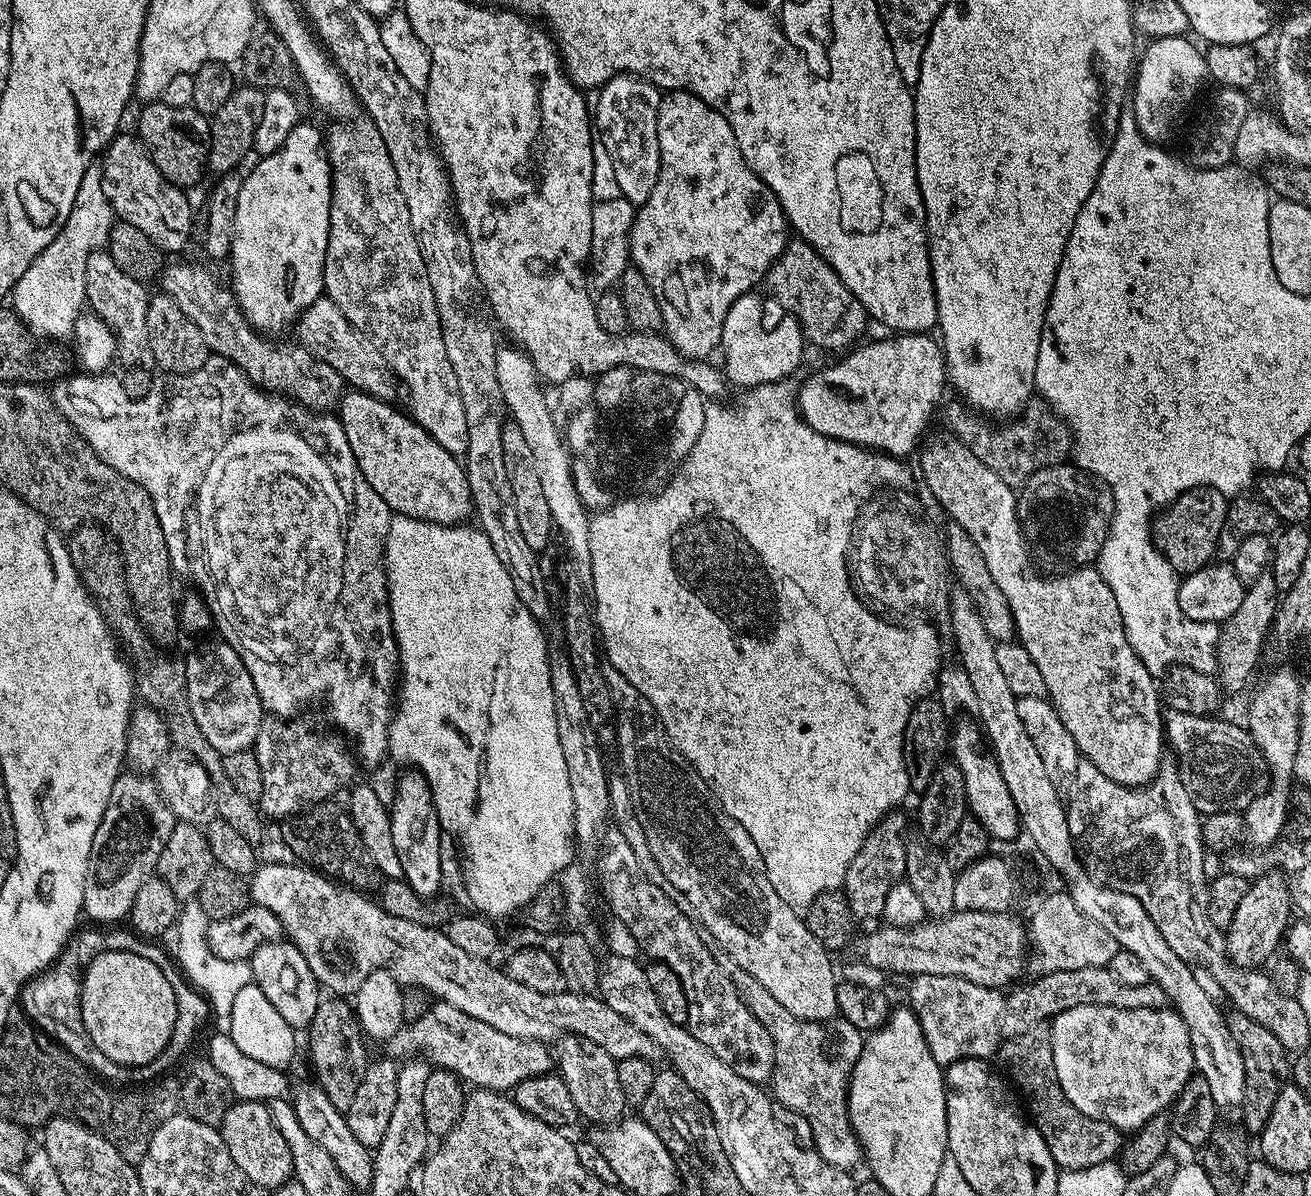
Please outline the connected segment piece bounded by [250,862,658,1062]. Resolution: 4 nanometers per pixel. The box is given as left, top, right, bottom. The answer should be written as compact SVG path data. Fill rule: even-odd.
M261 863L250 877L250 896L255 903L268 908L282 922L287 937L306 958L321 989L337 997L348 998L356 993L362 982L366 982L371 972L385 968L402 986L424 988L429 997L435 998L439 1003L454 1006L462 1010L462 1014L470 1014L470 1018L478 1018L478 1022L486 1022L486 1026L494 1026L494 1030L502 1030L502 1034L510 1034L519 1040L556 1042L561 1036L571 1034L602 1046L606 1054L610 1054L617 1061L635 1056L651 1062L656 1060L658 1049L651 1038L638 1030L638 1026L634 1026L631 1020L610 1010L610 1006L606 1006L599 995L579 996L567 990L538 994L538 990L530 990L530 986L522 982L514 982L514 978L510 978L503 967L495 968L495 963L470 958L470 954L464 953L458 946L454 946L454 942L450 942L447 931L392 917L375 899L367 900L364 897L367 895L351 887L341 886L315 867L295 863Z

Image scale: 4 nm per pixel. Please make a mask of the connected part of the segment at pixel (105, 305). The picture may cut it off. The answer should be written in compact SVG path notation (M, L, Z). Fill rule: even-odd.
M106 250L92 252L86 262L84 275L87 307L102 317L116 333L116 350L121 361L128 366L148 366L153 363L150 350L150 334L146 334L146 312L150 292L139 280L130 278L118 266L114 266L114 258Z

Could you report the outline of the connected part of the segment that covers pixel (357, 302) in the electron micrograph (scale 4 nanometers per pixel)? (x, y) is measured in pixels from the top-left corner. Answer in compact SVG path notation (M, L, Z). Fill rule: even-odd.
M367 118L357 119L355 122L336 122L332 124L332 129L326 132L326 147L328 150L328 165L332 167L332 201L330 202L330 230L328 231L328 253L326 254L326 262L324 263L324 290L327 299L334 302L334 306L338 306L338 310L342 310L342 314L346 314L346 318L355 328L364 336L367 336L373 348L380 354L380 359L384 361L389 373L397 381L404 383L404 388L408 391L407 411L418 426L425 428L434 438L434 442L438 442L438 446L442 446L450 451L457 458L463 457L468 450L468 435L466 434L466 410L462 410L462 394L458 394L458 378L454 378L454 366L450 366L450 358L446 358L446 346L442 342L442 326L438 318L438 306L434 302L434 290L430 290L430 278L426 274L426 262L422 262L422 254L418 250L418 242L414 238L414 230L410 226L410 210L406 210L406 198L402 198L402 190L398 190L398 174L394 174L394 162L390 162L390 154L386 150L386 142L382 142L382 134L378 134L378 126L372 120Z

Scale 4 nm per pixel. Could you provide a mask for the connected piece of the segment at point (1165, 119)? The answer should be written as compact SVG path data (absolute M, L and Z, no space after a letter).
M1182 35L1154 40L1147 45L1149 48L1145 52L1143 49L1139 53L1138 63L1134 68L1134 83L1130 88L1130 111L1134 114L1138 130L1150 141L1164 142L1160 140L1171 134L1172 127L1179 122L1180 115L1188 108L1188 103L1199 94L1204 80L1209 79L1204 52L1196 49L1188 39L1187 35Z

